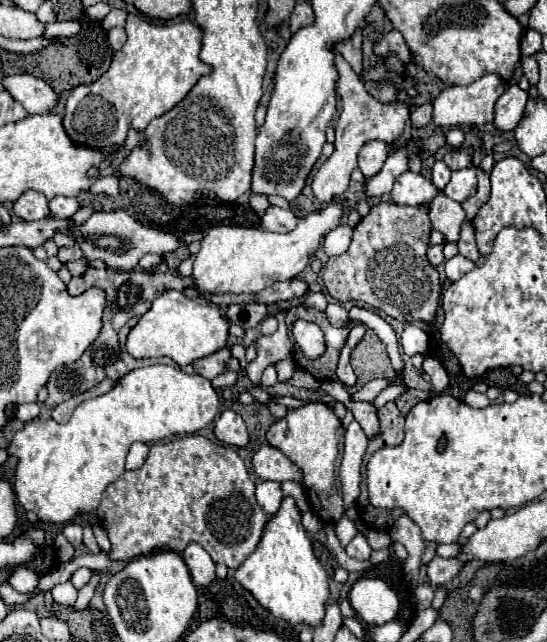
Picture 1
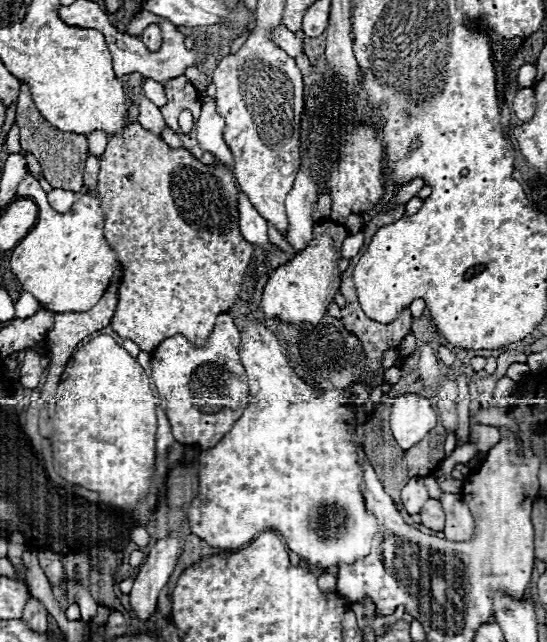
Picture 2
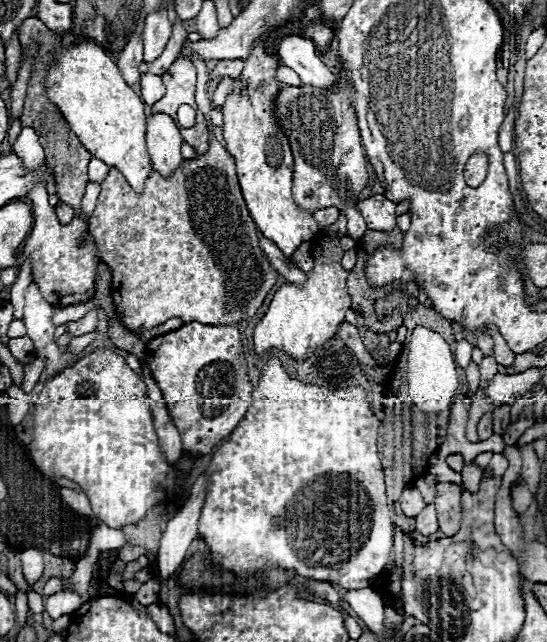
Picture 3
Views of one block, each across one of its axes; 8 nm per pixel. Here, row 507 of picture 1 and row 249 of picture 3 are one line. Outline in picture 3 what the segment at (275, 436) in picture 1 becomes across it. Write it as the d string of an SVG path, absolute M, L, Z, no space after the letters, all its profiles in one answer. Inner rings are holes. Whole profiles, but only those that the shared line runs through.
M318 232L312 238L312 258L314 266L306 272L304 286L282 284L274 294L264 318L254 328L254 348L264 354L270 348L278 348L296 360L306 360L316 348L320 348L328 338L332 338L338 326L344 322L344 312L350 308L350 296L346 290L348 270L340 266L342 260L340 238Z

